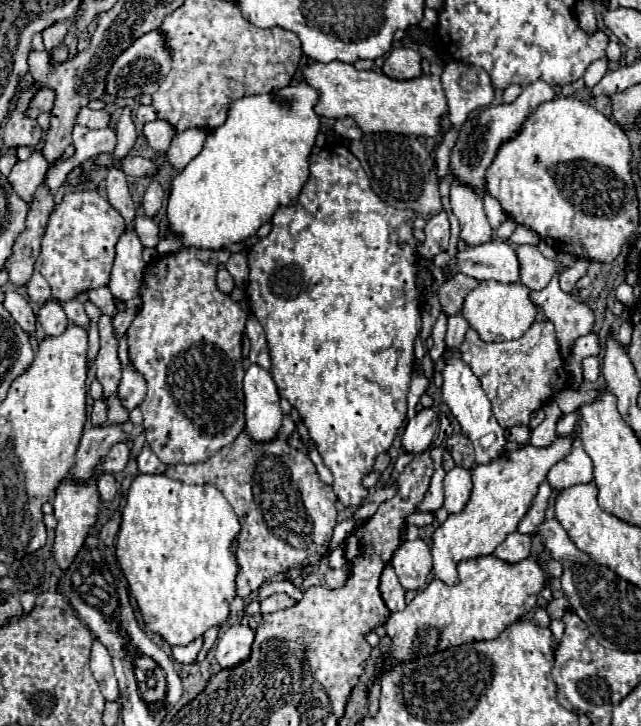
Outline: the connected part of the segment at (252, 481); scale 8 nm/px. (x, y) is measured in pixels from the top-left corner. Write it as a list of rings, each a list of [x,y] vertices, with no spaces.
[[[244,430],[232,444],[224,446],[202,464],[172,464],[164,472],[168,478],[186,484],[214,484],[240,518],[242,534],[236,558],[240,572],[236,594],[248,598],[268,578],[288,572],[294,566],[310,566],[328,554],[334,526],[338,524],[336,494],[324,484],[306,452],[290,446],[288,440],[254,442]]]

